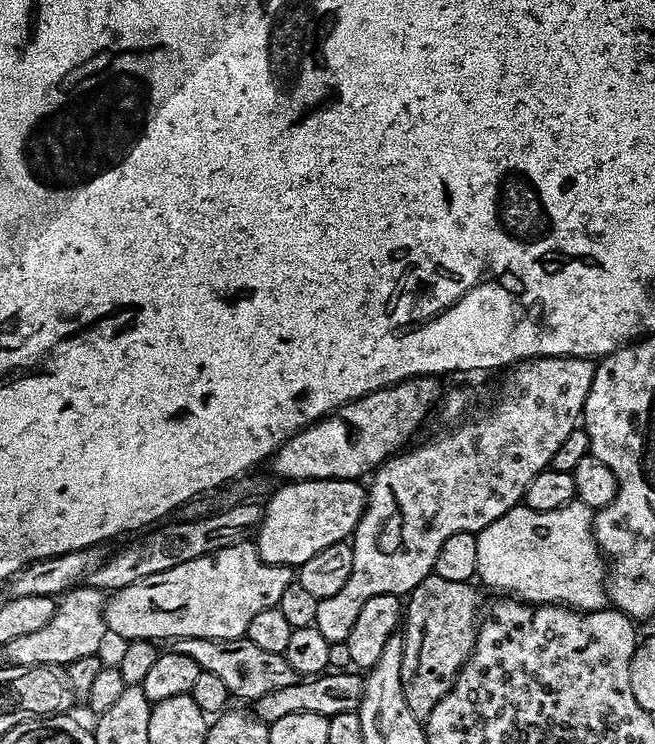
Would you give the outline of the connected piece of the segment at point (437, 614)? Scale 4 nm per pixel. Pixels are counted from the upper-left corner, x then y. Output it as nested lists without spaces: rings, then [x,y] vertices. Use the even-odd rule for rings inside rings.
[[[433,574],[431,576],[427,576],[426,578],[422,578],[422,582],[418,582],[418,586],[407,597],[406,619],[402,624],[402,635],[404,638],[404,649],[402,650],[402,694],[406,694],[406,706],[410,706],[410,714],[414,714],[417,720],[421,722],[427,721],[430,710],[434,710],[434,706],[438,706],[438,702],[442,702],[442,698],[446,698],[446,694],[452,688],[458,673],[460,673],[461,666],[466,663],[470,653],[473,650],[473,644],[476,641],[478,623],[480,620],[480,613],[478,614],[480,598],[477,590],[473,586],[475,585],[469,581],[447,581],[446,578]]]

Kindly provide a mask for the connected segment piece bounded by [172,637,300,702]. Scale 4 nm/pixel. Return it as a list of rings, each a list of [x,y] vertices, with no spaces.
[[[247,637],[238,639],[204,639],[192,638],[176,640],[173,643],[173,651],[186,654],[194,662],[198,662],[201,671],[212,673],[226,683],[229,695],[235,699],[244,698],[248,702],[254,702],[263,694],[272,693],[274,689],[282,689],[293,685],[300,679],[293,667],[286,662],[283,653],[271,654],[268,650],[261,650]]]

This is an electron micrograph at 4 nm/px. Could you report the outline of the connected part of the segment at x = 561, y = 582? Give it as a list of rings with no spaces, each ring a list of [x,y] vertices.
[[[575,499],[572,503],[562,506],[558,510],[530,510],[523,506],[511,508],[506,514],[502,514],[502,518],[498,518],[494,522],[490,522],[490,526],[486,526],[480,532],[476,533],[476,541],[478,542],[478,570],[476,576],[488,588],[497,588],[497,593],[507,594],[509,597],[523,600],[525,604],[533,606],[538,604],[559,604],[577,609],[581,612],[598,612],[606,604],[606,557],[600,551],[600,547],[596,545],[596,536],[592,532],[592,522],[594,519],[594,509],[586,506],[582,501]]]

